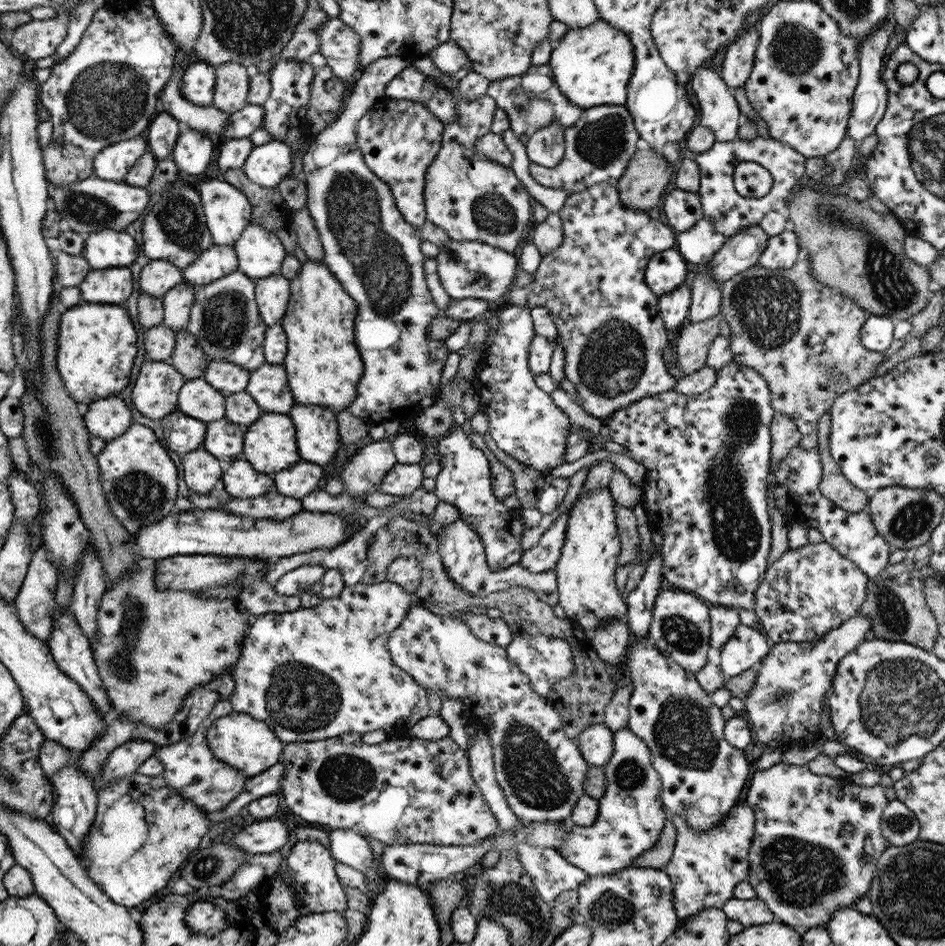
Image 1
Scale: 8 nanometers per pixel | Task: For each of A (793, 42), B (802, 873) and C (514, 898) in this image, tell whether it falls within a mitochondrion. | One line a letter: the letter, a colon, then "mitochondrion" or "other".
A: mitochondrion
B: mitochondrion
C: mitochondrion

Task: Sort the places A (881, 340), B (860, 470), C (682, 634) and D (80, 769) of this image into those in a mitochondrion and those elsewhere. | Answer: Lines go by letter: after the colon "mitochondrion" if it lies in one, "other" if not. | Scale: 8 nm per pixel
A: other
B: other
C: mitochondrion
D: other

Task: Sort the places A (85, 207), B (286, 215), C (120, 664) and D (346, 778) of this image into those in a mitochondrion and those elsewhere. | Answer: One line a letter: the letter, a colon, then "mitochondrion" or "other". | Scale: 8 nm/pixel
A: mitochondrion
B: other
C: mitochondrion
D: mitochondrion

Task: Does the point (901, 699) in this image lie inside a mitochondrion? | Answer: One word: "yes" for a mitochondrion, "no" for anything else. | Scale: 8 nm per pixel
yes

